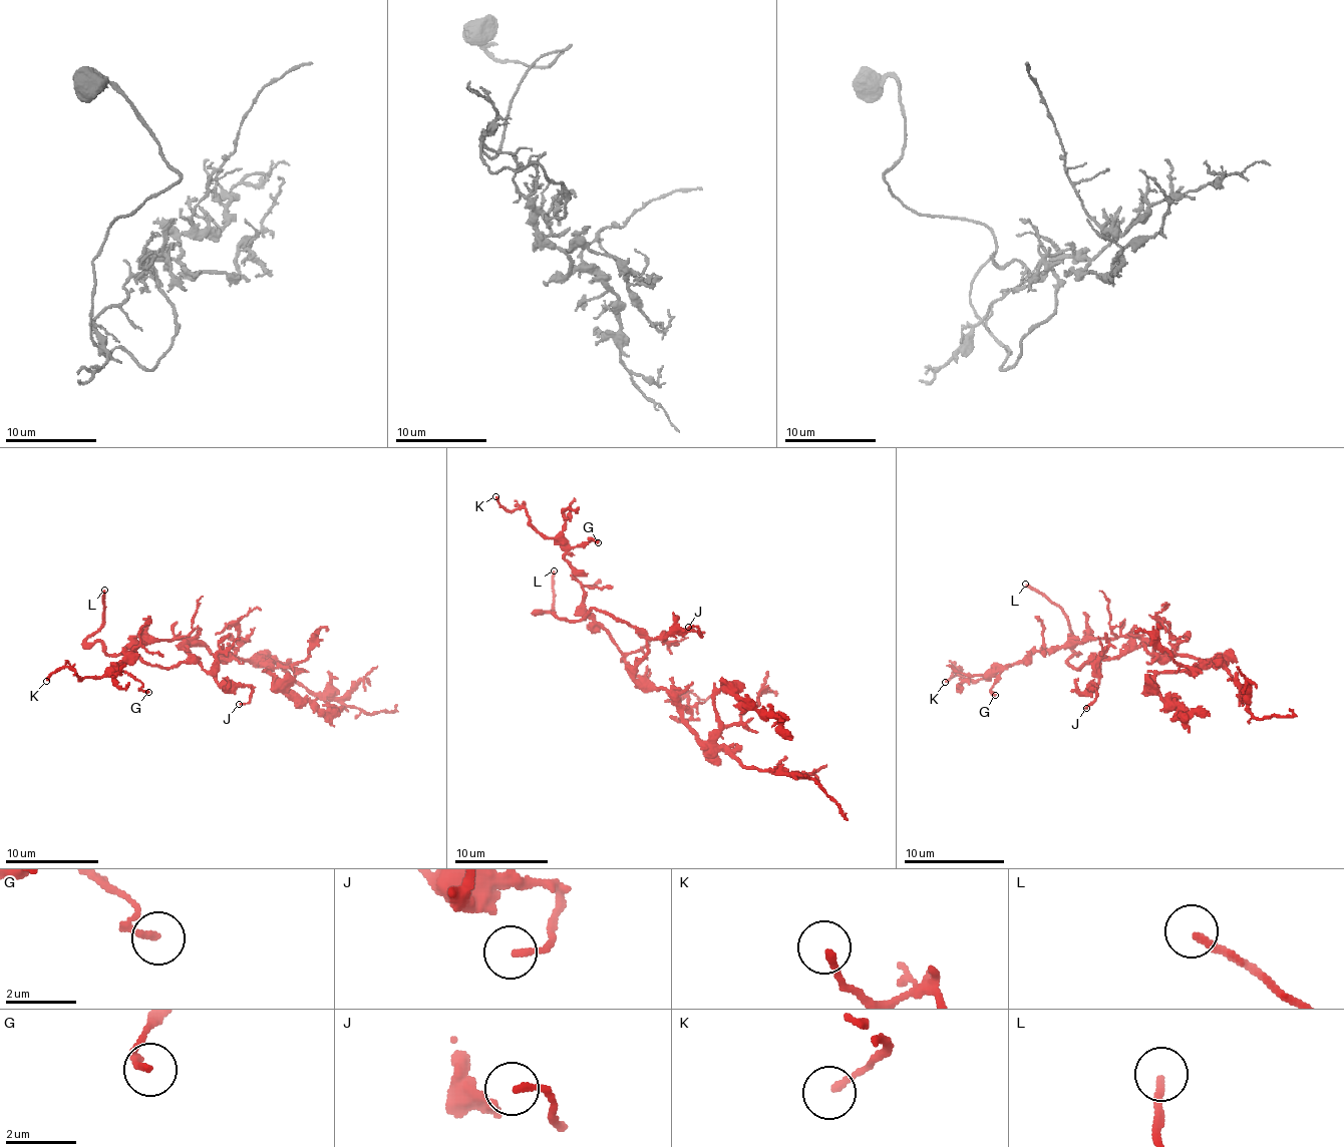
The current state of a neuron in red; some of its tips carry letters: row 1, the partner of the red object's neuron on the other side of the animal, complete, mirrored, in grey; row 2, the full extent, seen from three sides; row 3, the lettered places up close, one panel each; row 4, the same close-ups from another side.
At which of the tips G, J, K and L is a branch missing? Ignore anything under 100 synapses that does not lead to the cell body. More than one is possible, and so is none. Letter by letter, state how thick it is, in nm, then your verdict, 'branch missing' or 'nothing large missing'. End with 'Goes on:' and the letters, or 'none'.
G: 170 nm | nothing large missing
J: 160 nm | nothing large missing
K: 160 nm | nothing large missing
L: 220 nm | branch missing
Goes on: L

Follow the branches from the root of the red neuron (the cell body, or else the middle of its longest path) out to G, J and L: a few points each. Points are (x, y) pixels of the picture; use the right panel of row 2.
G: (1149, 645), (1144, 645), (1136, 637), (1086, 637), (1061, 650), (1028, 652), (1013, 662), (990, 687), (995, 695)
J: (1149, 645), (1139, 640), (1114, 660), (1103, 660), (1101, 677), (1091, 687), (1096, 698), (1086, 708)
L: (1149, 645), (1139, 640), (1114, 657), (1071, 667), (1066, 662), (1078, 652), (1068, 617), (1025, 584)

